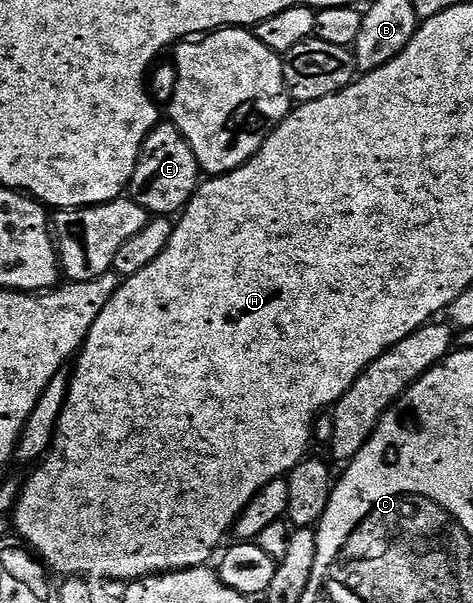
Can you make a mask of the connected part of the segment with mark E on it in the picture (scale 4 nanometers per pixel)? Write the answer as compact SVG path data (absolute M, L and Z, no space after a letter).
M161 120L141 146L141 155L129 182L129 190L133 201L148 210L150 215L173 216L184 210L185 205L193 199L202 174L195 160L195 152L191 152L179 128L168 120Z

